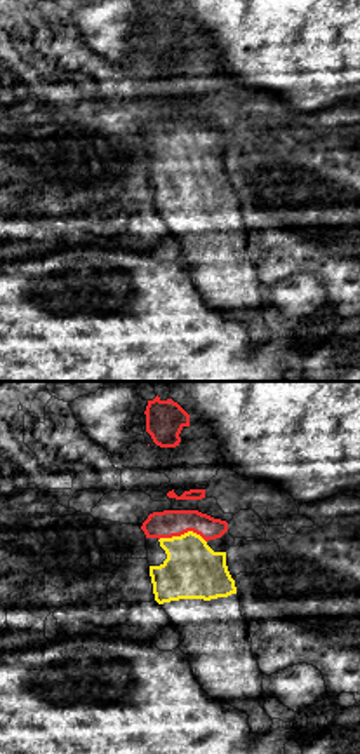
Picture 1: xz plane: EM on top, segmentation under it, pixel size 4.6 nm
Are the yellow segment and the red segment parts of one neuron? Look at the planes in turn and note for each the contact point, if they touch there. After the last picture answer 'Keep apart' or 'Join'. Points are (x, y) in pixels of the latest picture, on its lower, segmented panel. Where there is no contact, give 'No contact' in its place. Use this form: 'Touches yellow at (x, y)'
Touches yellow at (183, 535)

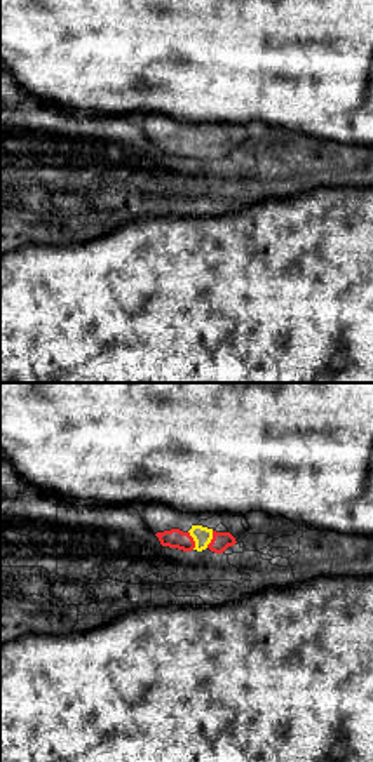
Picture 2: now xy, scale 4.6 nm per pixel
Touches yellow at (194, 540)

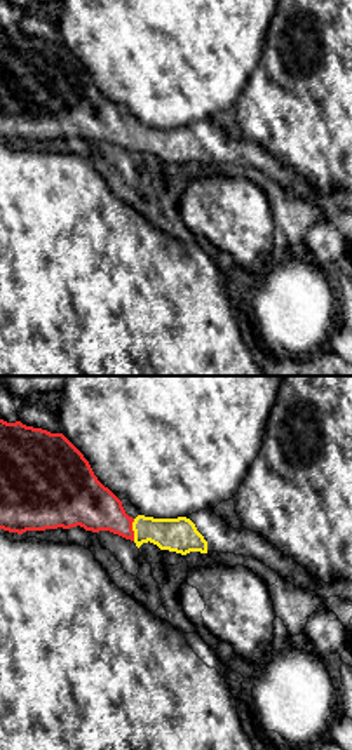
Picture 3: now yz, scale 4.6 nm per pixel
Touches yellow at (133, 529)

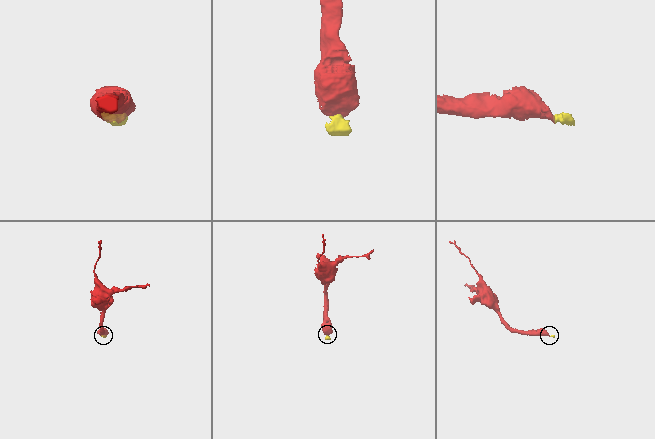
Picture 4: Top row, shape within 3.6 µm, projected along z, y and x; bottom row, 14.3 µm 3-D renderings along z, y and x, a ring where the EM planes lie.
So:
Join

